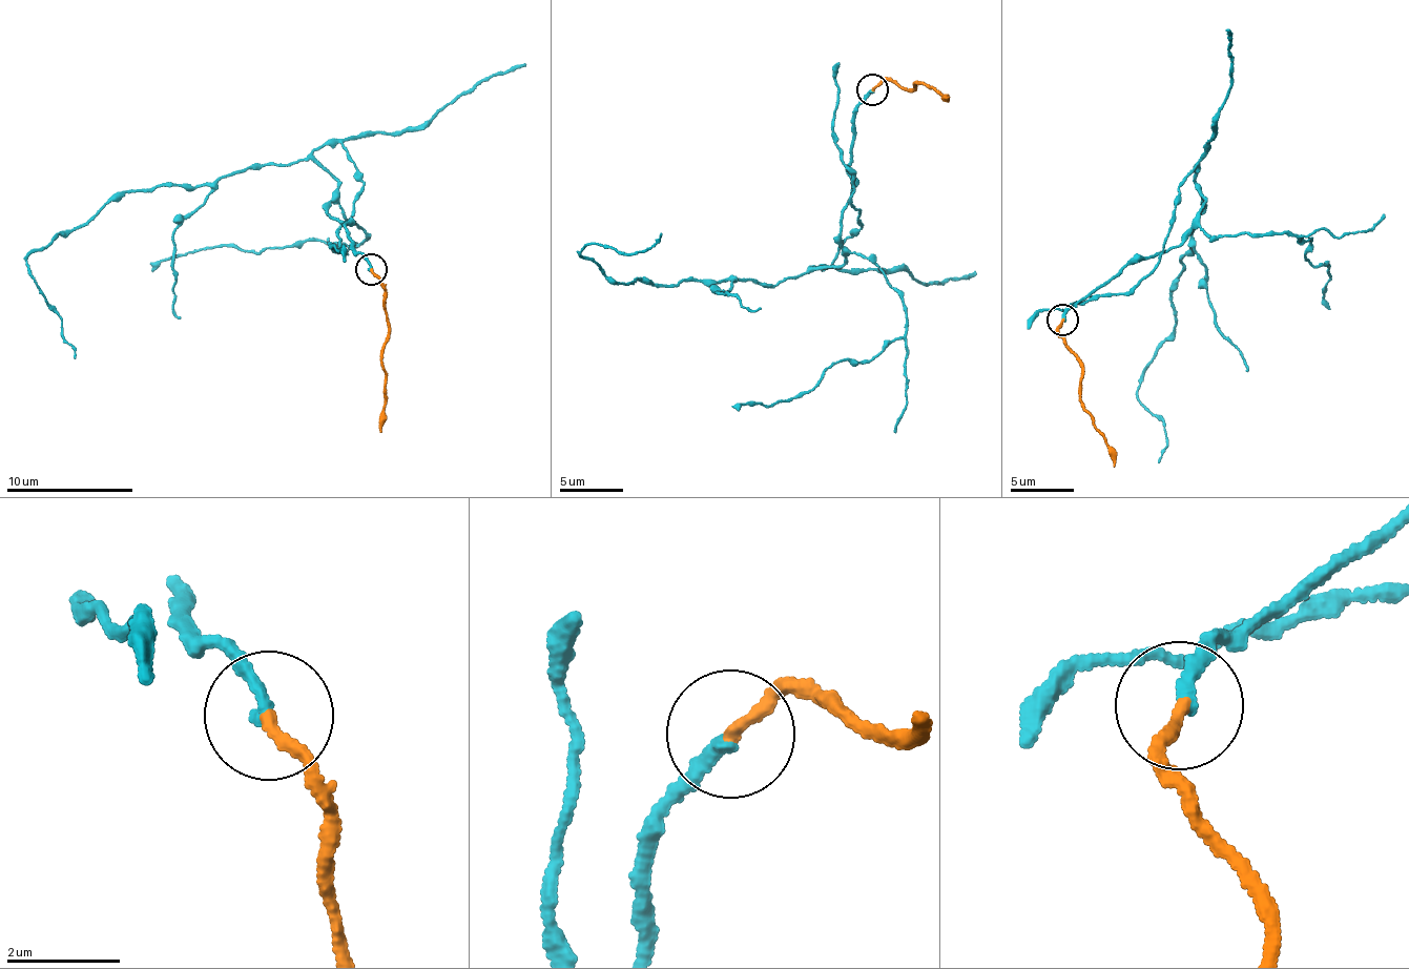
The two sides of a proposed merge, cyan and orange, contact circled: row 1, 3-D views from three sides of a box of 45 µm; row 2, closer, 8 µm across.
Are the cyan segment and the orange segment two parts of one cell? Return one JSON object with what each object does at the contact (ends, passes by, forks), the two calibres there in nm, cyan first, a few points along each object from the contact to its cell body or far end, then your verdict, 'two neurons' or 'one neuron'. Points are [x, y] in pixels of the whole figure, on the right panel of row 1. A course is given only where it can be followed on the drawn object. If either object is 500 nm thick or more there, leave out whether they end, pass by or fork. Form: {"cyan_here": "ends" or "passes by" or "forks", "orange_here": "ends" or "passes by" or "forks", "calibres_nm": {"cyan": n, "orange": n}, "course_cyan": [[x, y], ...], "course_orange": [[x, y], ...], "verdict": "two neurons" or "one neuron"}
{"cyan_here": "ends", "orange_here": "ends", "calibres_nm": {"cyan": 200, "orange": 200}, "course_cyan": [[1061, 318], [1180, 242], [1199, 190], [1205, 207], [1167, 299], [1177, 324], [1140, 384], [1166, 427], [1157, 462]], "course_orange": [[1061, 318], [1058, 334], [1081, 363], [1081, 411], [1090, 415], [1115, 466]], "verdict": "one neuron"}

